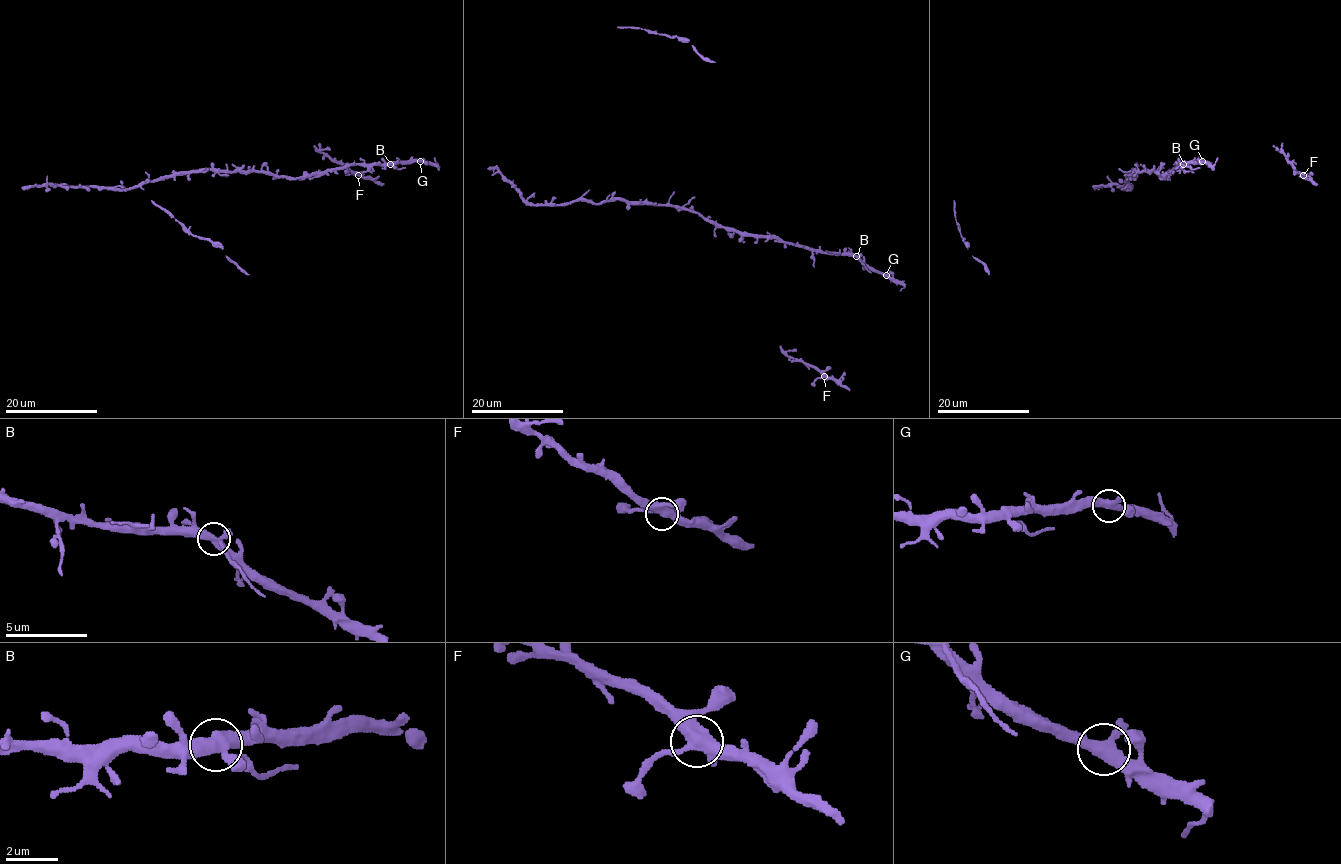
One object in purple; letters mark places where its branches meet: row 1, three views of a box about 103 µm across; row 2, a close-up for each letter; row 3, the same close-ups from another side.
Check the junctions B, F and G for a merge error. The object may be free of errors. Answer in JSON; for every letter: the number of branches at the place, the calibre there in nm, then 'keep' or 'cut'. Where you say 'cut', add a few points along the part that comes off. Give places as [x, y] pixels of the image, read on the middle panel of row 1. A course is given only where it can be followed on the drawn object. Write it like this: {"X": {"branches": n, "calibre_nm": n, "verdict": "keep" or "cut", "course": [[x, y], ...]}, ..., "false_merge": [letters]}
{"B": {"branches": 4, "calibre_nm": 440, "verdict": "keep"}, "F": {"branches": 4, "calibre_nm": 420, "verdict": "keep"}, "G": {"branches": 3, "calibre_nm": 400, "verdict": "keep"}, "false_merge": []}

